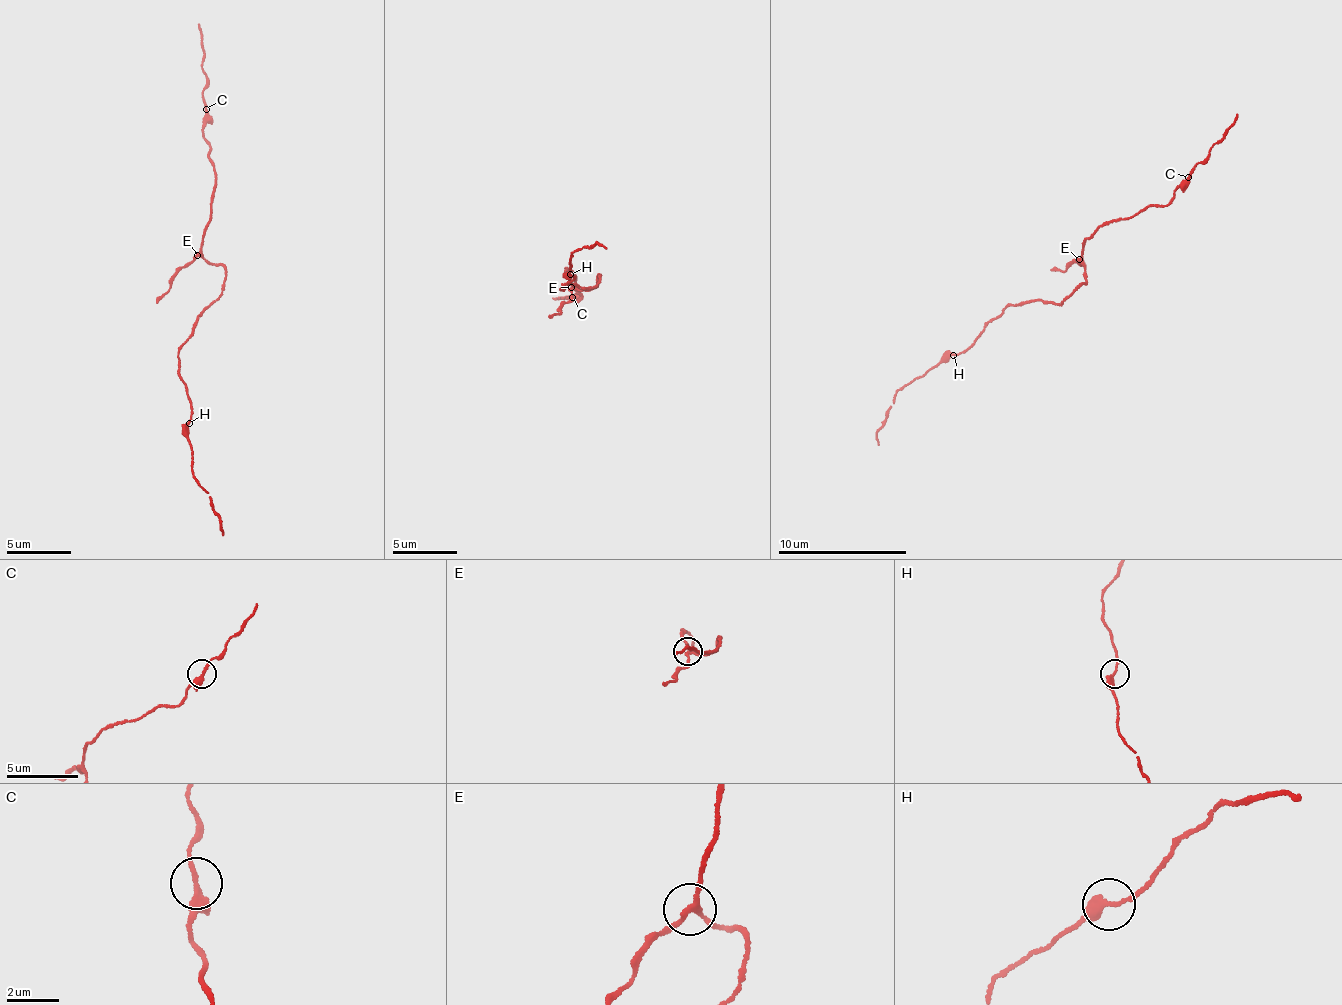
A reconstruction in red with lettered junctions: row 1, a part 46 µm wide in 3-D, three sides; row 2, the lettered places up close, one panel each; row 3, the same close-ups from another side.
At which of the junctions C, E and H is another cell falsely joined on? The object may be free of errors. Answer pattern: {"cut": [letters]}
{"cut": ["E"]}

